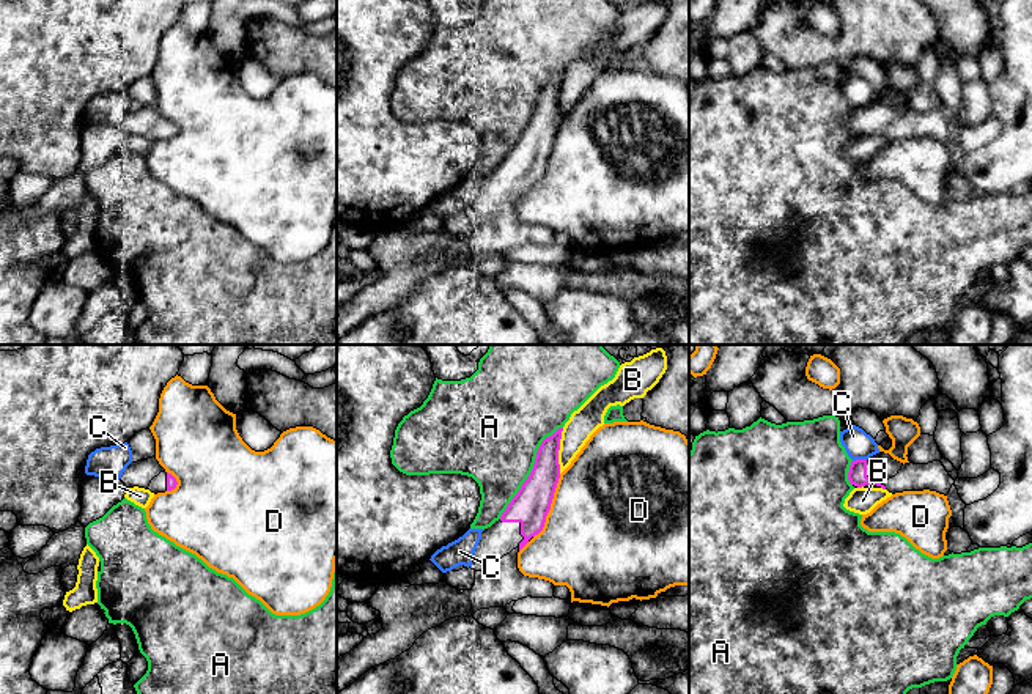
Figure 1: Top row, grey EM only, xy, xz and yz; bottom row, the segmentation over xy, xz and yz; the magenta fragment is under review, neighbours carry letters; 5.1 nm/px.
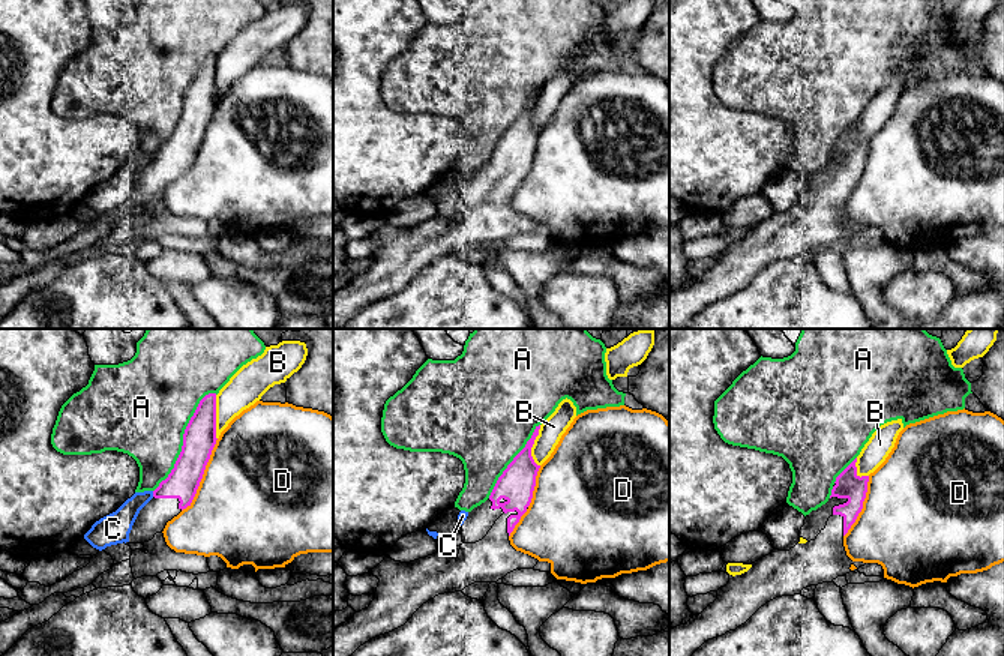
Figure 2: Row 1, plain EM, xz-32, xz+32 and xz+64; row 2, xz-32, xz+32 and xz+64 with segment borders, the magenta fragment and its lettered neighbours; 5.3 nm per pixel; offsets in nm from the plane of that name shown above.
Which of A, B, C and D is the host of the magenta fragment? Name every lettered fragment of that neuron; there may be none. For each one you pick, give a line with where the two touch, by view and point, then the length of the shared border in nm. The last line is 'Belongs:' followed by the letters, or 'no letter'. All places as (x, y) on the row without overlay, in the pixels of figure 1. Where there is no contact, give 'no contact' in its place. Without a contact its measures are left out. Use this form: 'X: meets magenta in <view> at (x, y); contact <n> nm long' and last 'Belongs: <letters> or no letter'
Belongs: no letter

